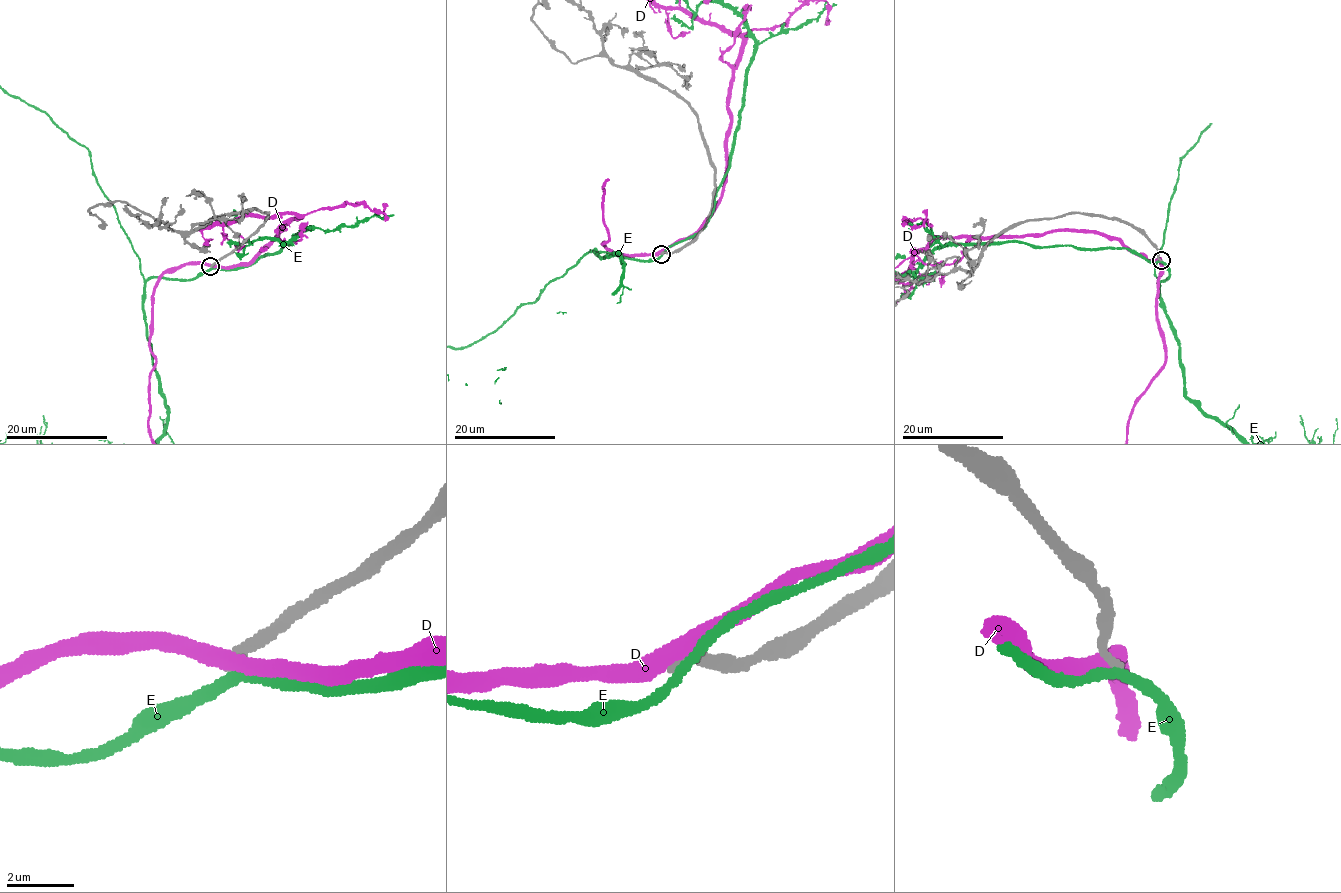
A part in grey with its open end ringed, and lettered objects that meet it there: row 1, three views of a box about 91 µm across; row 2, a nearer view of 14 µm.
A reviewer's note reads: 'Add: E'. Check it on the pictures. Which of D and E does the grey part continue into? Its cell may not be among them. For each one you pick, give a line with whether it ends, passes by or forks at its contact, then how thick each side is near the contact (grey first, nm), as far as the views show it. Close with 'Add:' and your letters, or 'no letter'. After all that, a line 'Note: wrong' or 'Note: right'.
Add: no letter
Note: wrong

